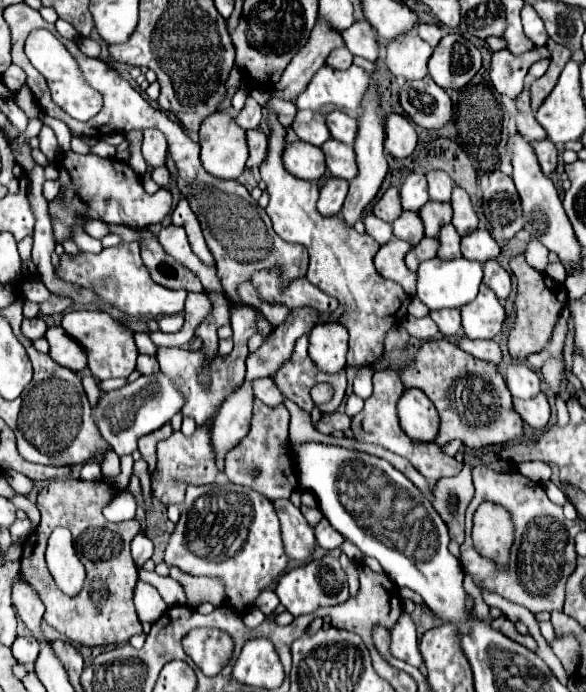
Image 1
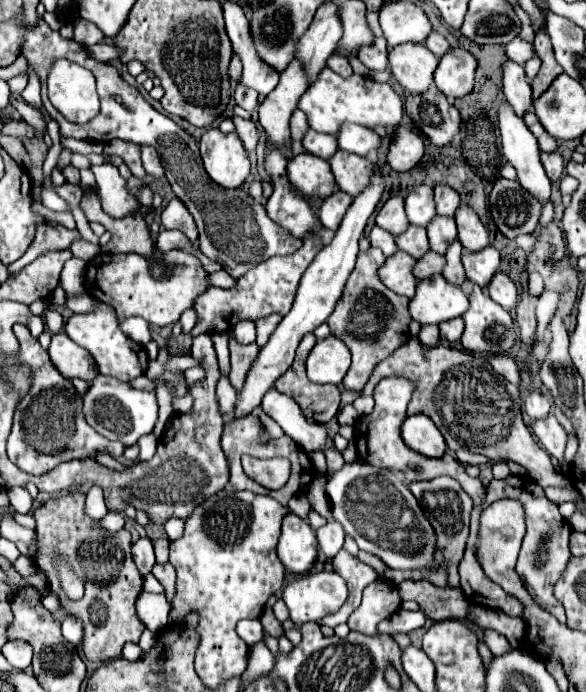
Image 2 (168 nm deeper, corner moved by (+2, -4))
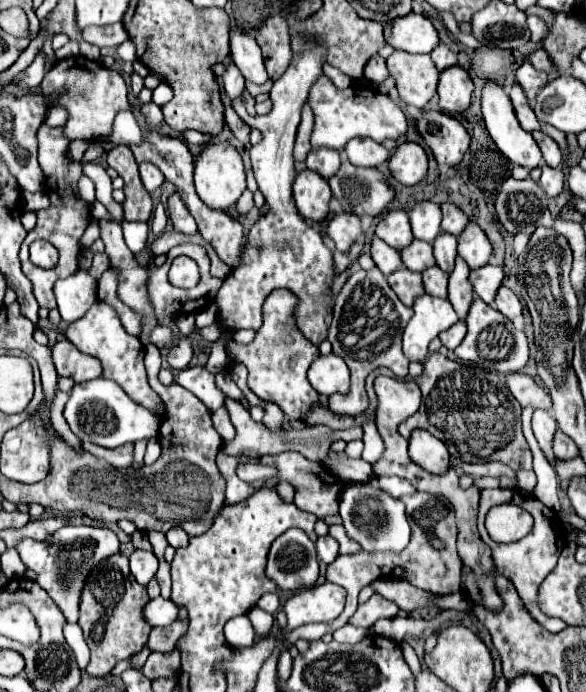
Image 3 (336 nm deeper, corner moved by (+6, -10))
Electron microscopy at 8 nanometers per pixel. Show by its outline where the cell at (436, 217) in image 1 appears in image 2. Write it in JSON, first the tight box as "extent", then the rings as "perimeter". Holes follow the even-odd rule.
{"extent":[428,216,456,254],"perimeter":[[[436,216],[436,220],[432,220],[432,224],[428,226],[428,238],[430,238],[430,248],[434,252],[446,254],[448,246],[456,238],[456,222],[444,216]]]}

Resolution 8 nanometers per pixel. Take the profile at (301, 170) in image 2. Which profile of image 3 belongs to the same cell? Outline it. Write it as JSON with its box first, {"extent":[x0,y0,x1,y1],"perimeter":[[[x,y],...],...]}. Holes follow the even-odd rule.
{"extent":[294,168,332,222],"perimeter":[[[304,168],[294,178],[294,200],[296,208],[304,218],[320,222],[328,214],[328,202],[332,192],[328,190],[328,180],[320,178],[314,170]]]}

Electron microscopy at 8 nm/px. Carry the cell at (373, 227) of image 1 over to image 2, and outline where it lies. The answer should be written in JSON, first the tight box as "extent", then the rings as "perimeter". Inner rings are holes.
{"extent":[370,226,398,258],"perimeter":[[[374,226],[374,228],[372,228],[372,232],[370,232],[370,242],[372,242],[372,246],[378,246],[378,248],[384,252],[386,258],[388,258],[388,256],[394,256],[396,250],[398,250],[398,246],[396,246],[396,242],[394,242],[394,236],[392,236],[390,232],[382,230],[380,226]]]}

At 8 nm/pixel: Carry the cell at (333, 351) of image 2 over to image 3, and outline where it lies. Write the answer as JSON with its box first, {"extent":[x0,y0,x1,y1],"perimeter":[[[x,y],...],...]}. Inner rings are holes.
{"extent":[308,352,350,396],"perimeter":[[[330,352],[330,354],[326,354],[326,356],[320,354],[320,356],[312,362],[312,366],[310,366],[310,370],[308,370],[308,382],[310,382],[312,388],[314,388],[318,394],[322,394],[322,396],[332,396],[334,392],[346,394],[348,388],[350,388],[350,372],[348,372],[346,362],[344,362],[340,356],[336,356],[334,352]]]}

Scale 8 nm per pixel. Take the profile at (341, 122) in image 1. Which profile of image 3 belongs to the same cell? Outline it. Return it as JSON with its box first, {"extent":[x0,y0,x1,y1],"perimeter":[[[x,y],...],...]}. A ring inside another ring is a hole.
{"extent":[344,138,390,166],"perimeter":[[[352,138],[344,152],[354,166],[380,166],[384,160],[390,158],[390,152],[370,138]]]}

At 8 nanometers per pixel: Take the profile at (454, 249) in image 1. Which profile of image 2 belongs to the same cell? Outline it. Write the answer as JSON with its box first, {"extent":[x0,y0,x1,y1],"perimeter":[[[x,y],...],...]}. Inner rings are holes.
{"extent":[444,240,466,286],"perimeter":[[[458,240],[452,242],[452,246],[448,248],[446,252],[446,268],[444,268],[444,278],[456,286],[462,286],[464,280],[466,280],[466,274],[464,274],[464,266],[460,262],[460,256],[462,256],[462,244]]]}

